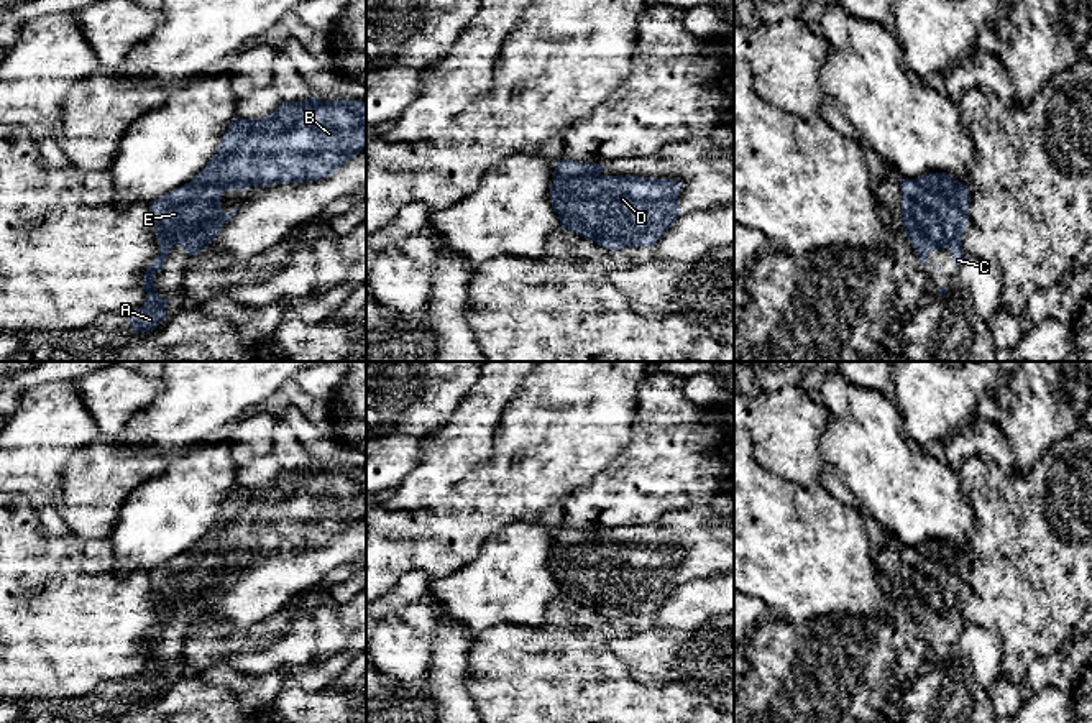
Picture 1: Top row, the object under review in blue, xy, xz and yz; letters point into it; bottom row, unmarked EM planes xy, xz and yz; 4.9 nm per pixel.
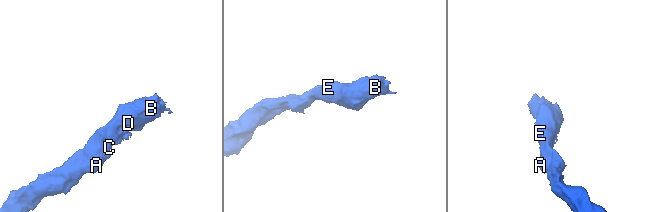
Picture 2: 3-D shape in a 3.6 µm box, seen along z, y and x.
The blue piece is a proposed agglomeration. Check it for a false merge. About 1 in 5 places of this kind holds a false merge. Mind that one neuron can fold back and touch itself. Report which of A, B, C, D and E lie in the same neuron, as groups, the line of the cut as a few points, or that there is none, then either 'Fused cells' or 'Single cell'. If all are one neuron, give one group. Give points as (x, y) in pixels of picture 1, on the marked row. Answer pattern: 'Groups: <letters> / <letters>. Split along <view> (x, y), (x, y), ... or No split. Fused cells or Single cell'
Groups: A B C D E. No split. Single cell

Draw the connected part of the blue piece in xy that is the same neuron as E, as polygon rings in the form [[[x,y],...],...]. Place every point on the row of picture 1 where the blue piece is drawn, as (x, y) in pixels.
[[[312,95],[302,102],[282,102],[264,118],[235,117],[223,133],[215,156],[207,163],[207,166],[199,171],[190,182],[149,204],[149,219],[161,251],[145,271],[143,289],[146,291],[146,299],[143,306],[123,320],[128,320],[133,330],[145,334],[146,330],[156,329],[167,317],[167,302],[164,297],[156,294],[158,289],[153,284],[153,278],[163,269],[172,245],[182,246],[189,256],[194,256],[212,243],[227,220],[238,210],[238,207],[235,207],[232,214],[225,214],[222,210],[220,200],[225,192],[233,189],[248,189],[250,186],[266,187],[271,184],[320,181],[335,173],[348,159],[356,158],[363,148],[366,148],[366,104],[360,100],[345,99],[332,102]]]

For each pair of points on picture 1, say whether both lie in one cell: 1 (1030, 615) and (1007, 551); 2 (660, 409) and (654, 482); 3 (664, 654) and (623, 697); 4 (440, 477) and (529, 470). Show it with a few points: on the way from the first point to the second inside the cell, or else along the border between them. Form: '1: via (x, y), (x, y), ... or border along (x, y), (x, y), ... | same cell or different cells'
1: via (1030, 598), (1030, 574), (1023, 567) | same cell
2: via (660, 428), (660, 464) | same cell
3: border along (613, 653), (641, 682), (652, 687), (677, 686) | different cells
4: border along (493, 447), (486, 459), (437, 500) | different cells

